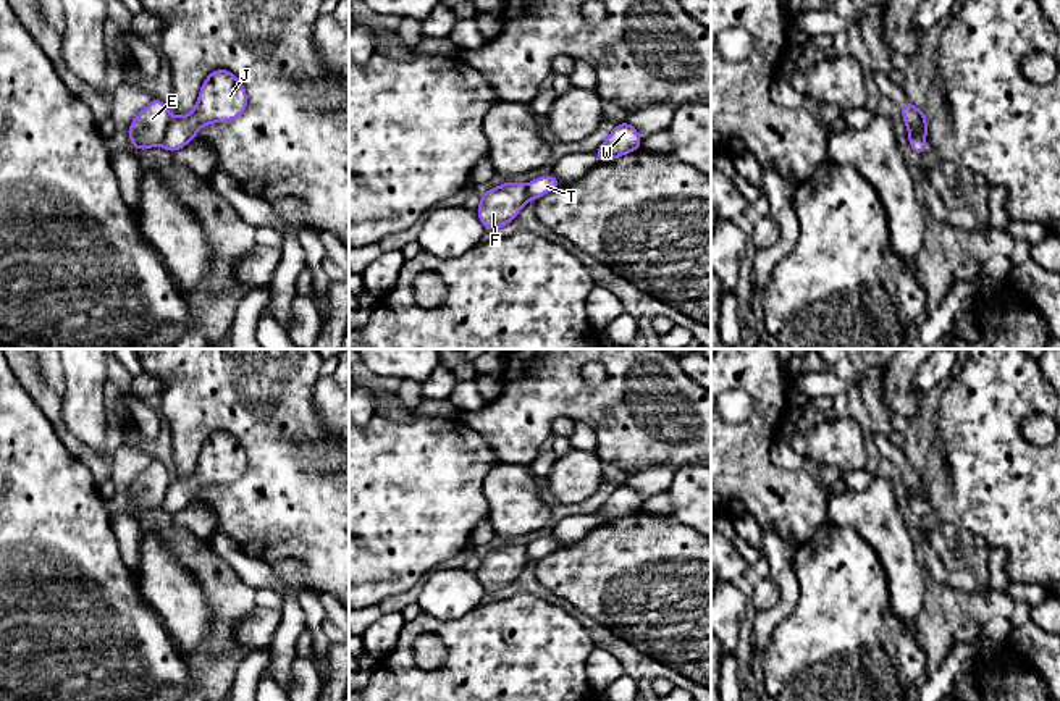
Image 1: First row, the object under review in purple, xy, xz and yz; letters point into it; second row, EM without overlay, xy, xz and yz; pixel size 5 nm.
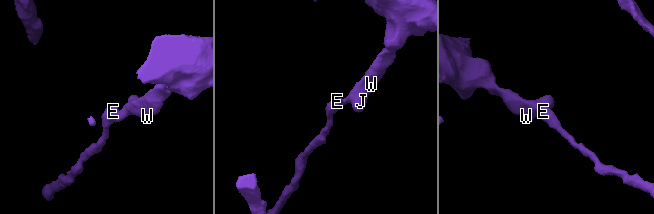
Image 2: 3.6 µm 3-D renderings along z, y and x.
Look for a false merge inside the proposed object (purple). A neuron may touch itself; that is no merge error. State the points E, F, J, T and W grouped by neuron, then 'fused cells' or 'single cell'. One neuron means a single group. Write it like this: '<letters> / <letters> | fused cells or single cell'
E F / J T W | fused cells

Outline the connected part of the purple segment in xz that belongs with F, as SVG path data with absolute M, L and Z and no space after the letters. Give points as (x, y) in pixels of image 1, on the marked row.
M506 181L480 195L477 215L485 231L494 231L511 223L527 202L527 186Z

